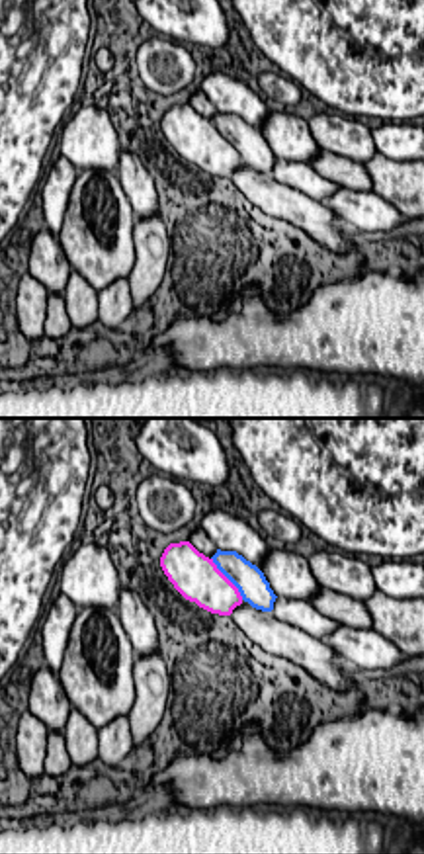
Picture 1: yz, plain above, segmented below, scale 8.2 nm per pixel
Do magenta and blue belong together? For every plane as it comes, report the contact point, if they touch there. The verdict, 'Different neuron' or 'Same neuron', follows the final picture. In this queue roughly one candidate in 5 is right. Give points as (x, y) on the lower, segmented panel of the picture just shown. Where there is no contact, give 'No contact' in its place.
Touches magenta at (227, 579)

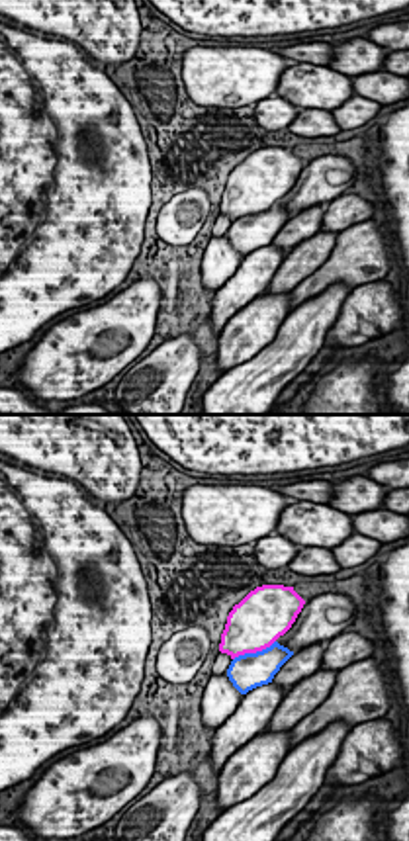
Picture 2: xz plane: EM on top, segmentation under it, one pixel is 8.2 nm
Touches magenta at (253, 652)

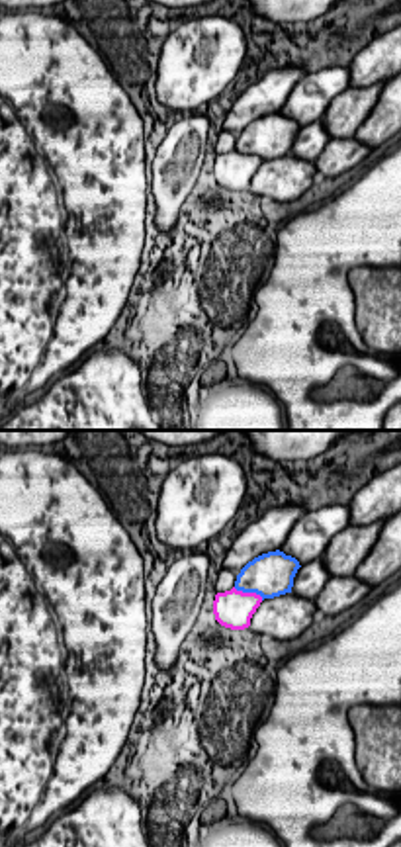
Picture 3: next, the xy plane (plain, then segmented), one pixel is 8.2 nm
Touches magenta at (249, 593)

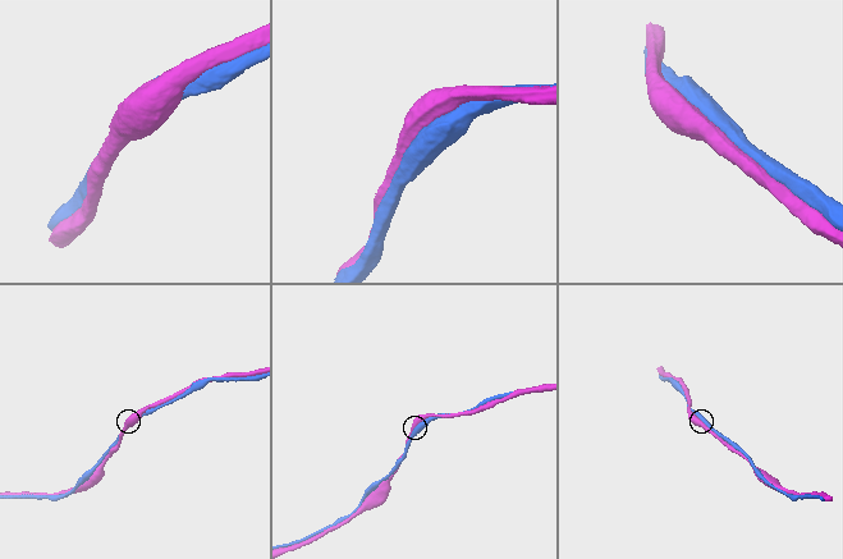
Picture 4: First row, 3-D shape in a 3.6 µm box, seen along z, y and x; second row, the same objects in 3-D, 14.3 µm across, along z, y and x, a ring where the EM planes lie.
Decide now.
Different neuron

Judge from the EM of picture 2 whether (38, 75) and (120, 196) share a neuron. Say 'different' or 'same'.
same

